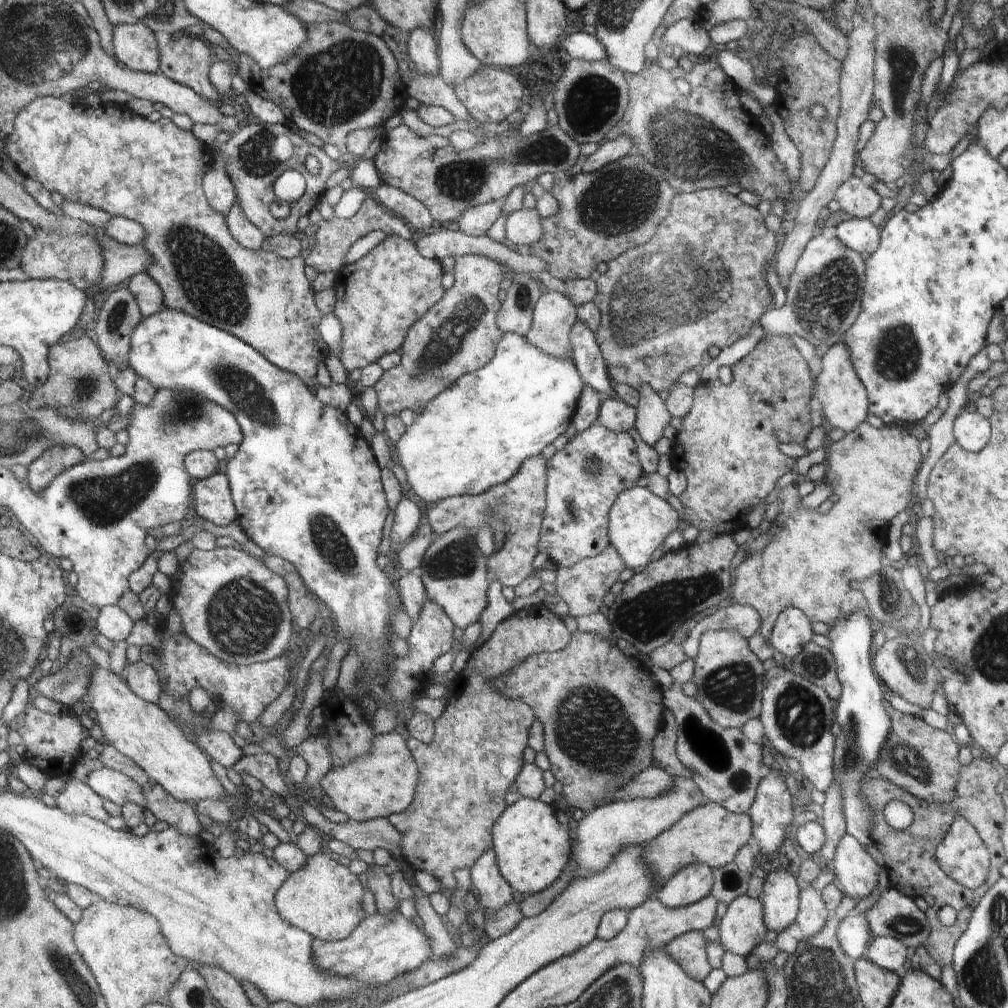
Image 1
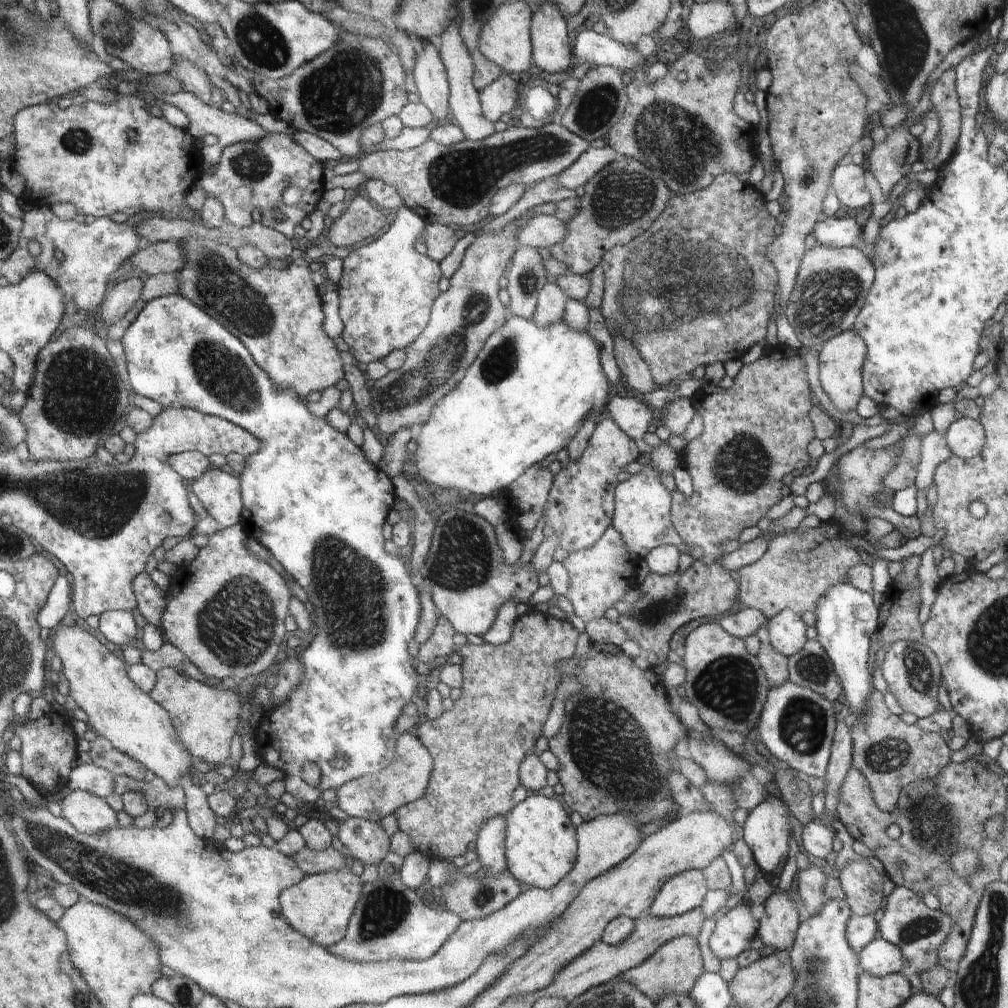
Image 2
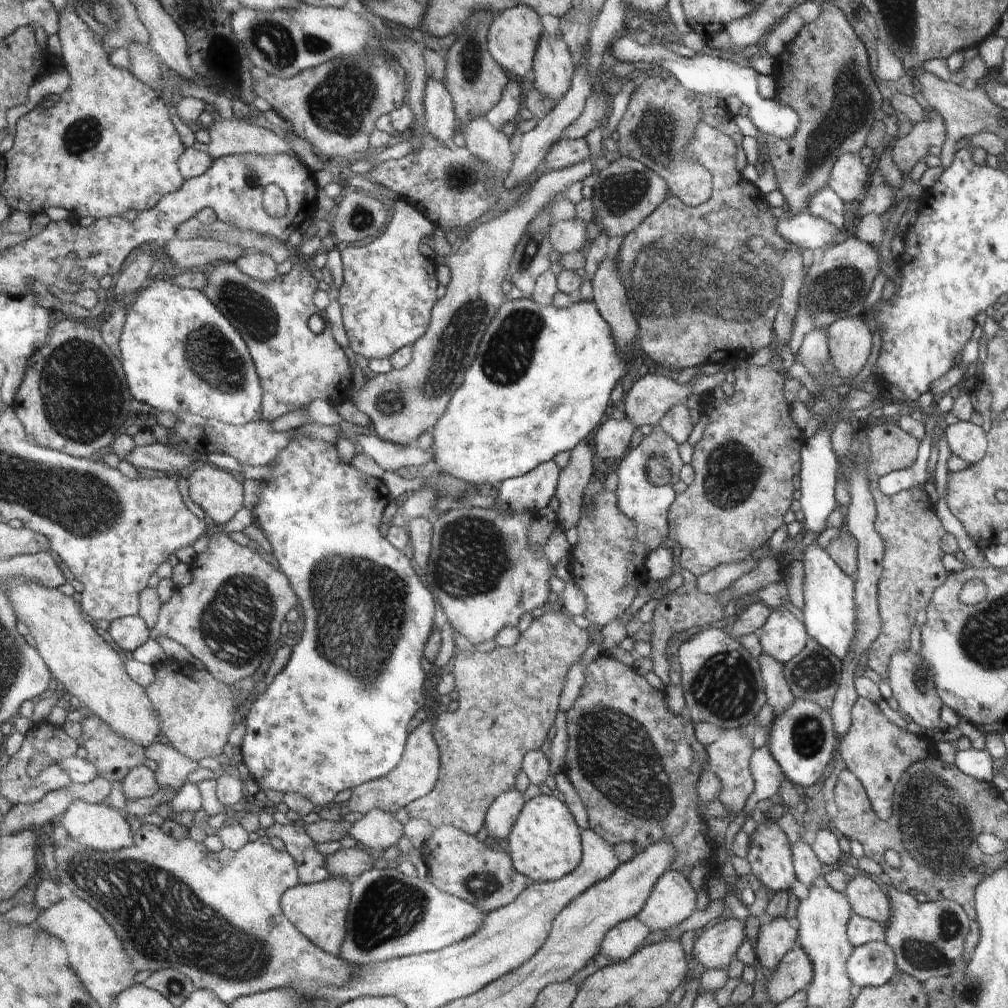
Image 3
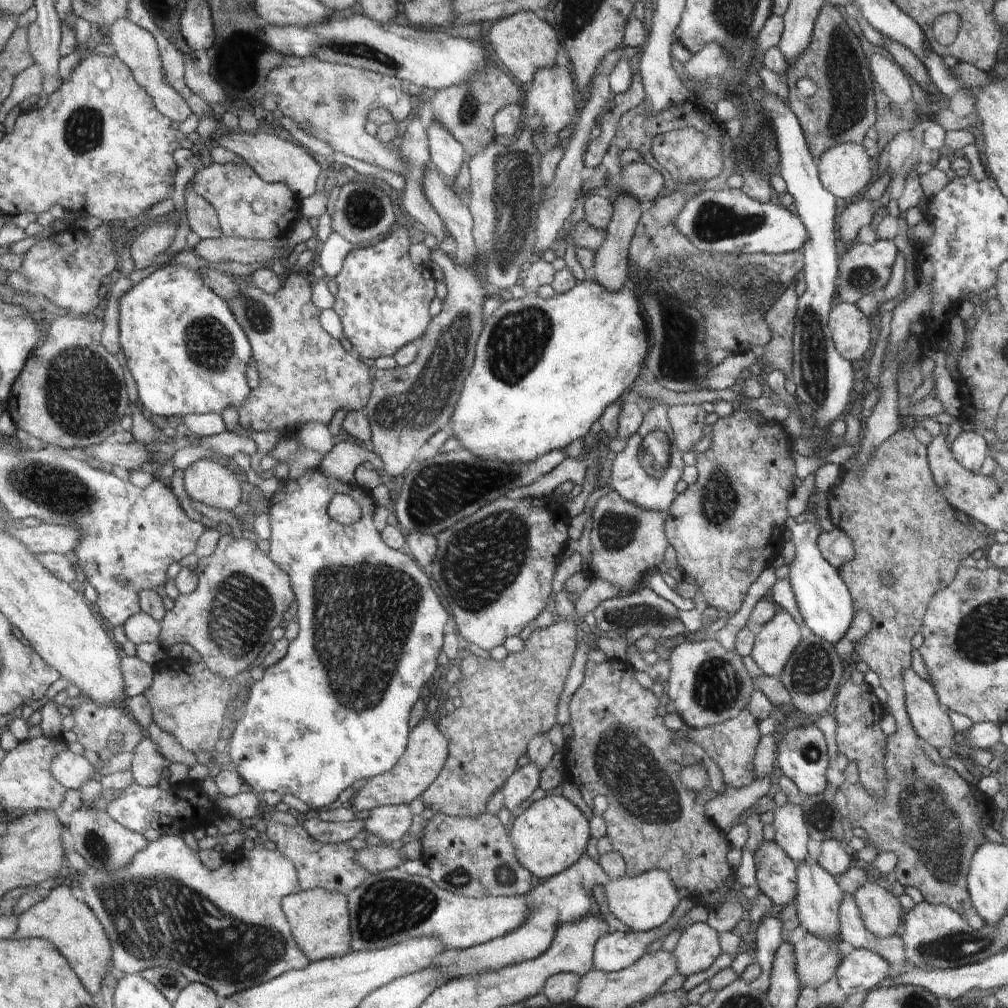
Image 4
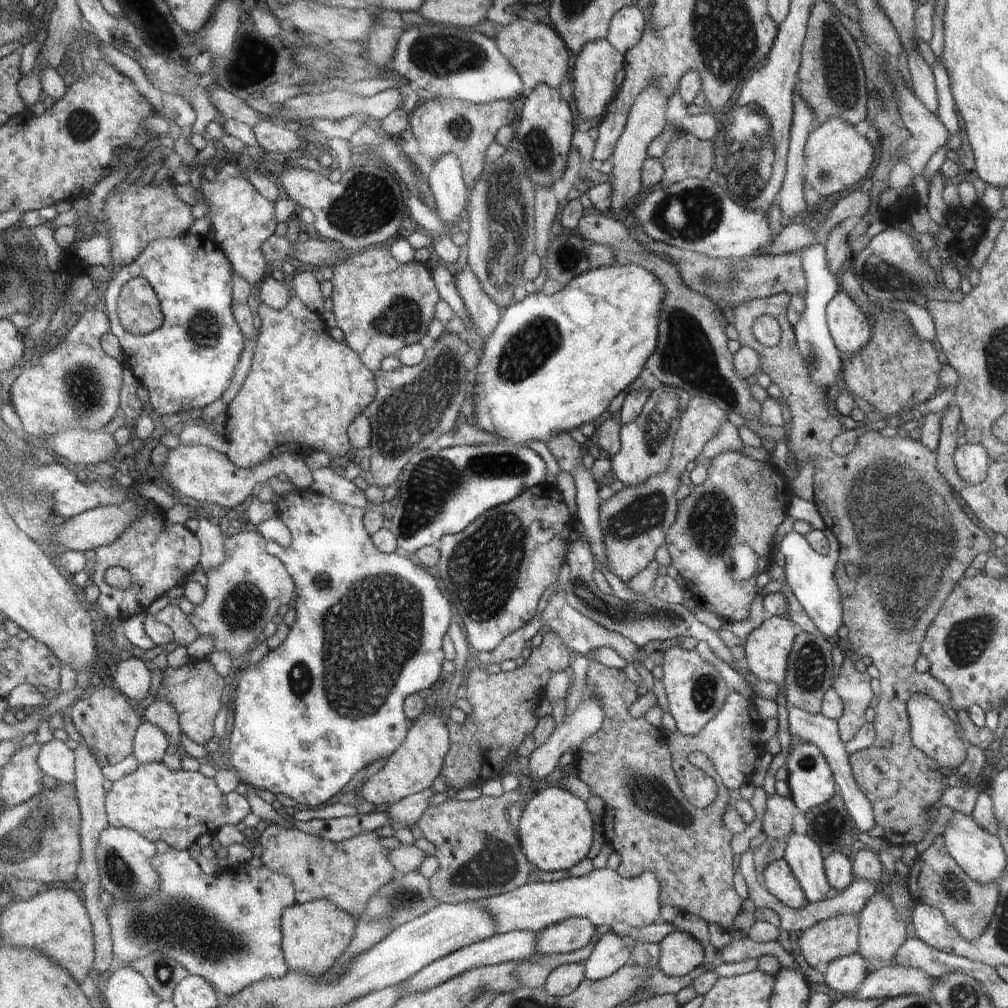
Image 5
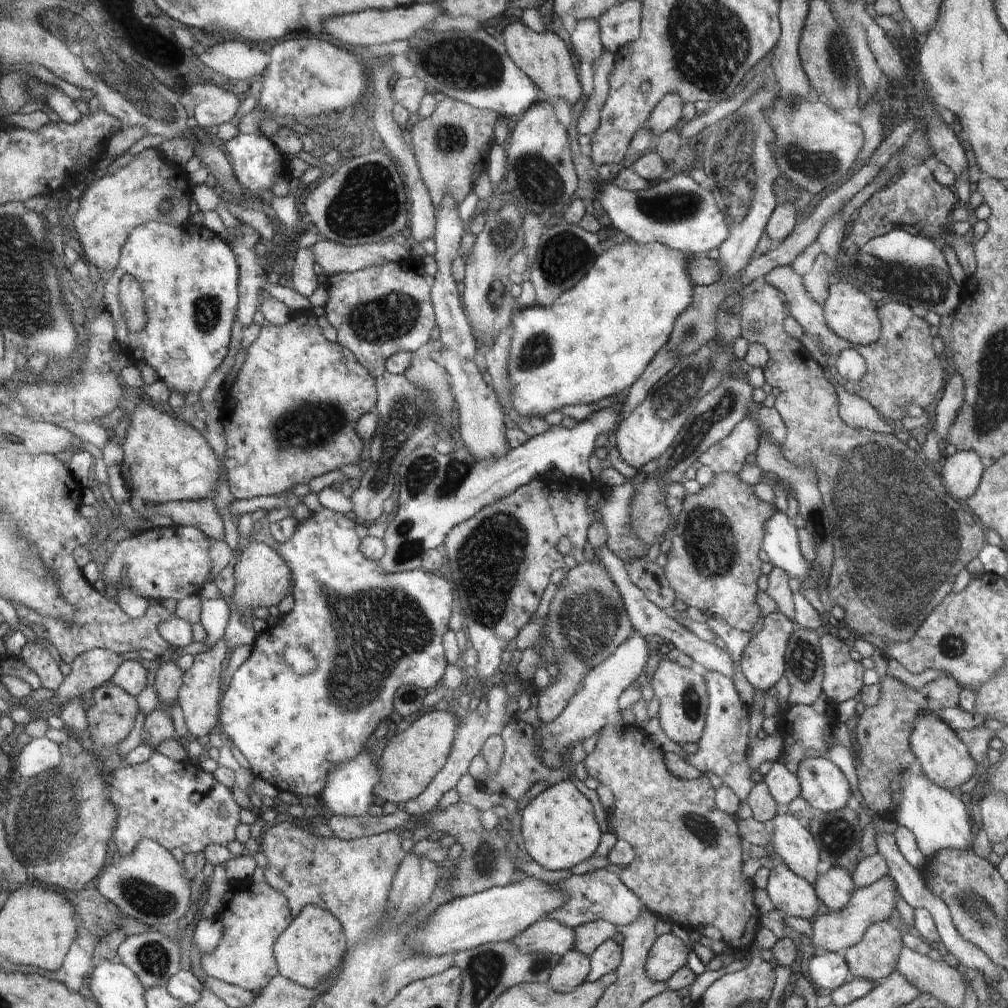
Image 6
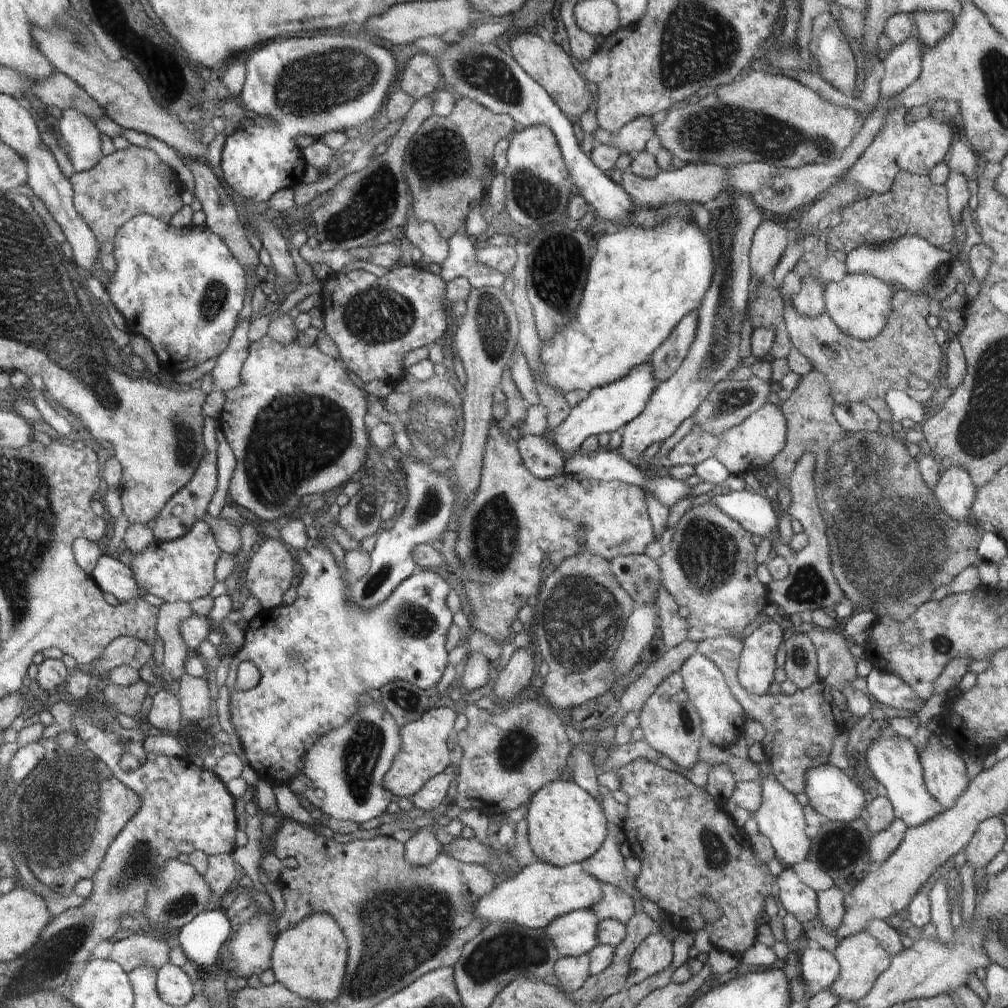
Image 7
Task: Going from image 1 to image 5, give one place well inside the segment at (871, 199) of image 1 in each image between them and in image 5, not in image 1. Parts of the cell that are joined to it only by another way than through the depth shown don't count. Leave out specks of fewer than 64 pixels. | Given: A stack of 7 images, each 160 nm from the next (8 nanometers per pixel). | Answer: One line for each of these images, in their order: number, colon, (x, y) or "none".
2: (847, 181)
3: (848, 176)
4: (844, 170)
5: (838, 158)

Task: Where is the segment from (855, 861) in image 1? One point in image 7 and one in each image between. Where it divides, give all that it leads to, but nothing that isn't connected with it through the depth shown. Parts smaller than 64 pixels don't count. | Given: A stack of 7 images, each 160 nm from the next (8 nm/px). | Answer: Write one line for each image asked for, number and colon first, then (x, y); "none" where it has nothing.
2: (862, 883)
3: (866, 898)
4: (881, 912)
5: (882, 931)
6: (876, 955)
7: (861, 958)

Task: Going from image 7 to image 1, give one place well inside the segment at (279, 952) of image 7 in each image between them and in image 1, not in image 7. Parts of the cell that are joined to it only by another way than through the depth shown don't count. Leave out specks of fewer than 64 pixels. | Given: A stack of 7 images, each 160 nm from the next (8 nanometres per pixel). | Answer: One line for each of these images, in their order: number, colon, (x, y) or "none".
1: (324, 898)
2: (319, 906)
3: (318, 910)
4: (320, 922)
5: (316, 934)
6: (309, 952)

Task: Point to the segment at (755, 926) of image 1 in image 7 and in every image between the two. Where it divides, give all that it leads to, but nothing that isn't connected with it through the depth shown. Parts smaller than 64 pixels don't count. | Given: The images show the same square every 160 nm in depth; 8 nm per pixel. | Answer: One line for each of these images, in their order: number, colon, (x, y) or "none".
2: (734, 932)
3: (715, 946)
4: (698, 946)
5: (680, 953)
6: (668, 954)
7: (654, 953)

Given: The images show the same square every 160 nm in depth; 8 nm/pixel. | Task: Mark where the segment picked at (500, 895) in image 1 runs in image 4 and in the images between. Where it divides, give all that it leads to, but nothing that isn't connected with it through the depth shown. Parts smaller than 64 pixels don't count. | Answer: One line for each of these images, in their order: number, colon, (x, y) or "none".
2: (490, 845)
3: (501, 817)
4: (522, 784)

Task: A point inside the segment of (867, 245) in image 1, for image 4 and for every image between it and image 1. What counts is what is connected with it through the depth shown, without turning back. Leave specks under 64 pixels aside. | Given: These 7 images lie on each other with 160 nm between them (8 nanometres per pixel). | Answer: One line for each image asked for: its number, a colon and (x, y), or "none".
2: (833, 232)
3: (804, 230)
4: (727, 221)

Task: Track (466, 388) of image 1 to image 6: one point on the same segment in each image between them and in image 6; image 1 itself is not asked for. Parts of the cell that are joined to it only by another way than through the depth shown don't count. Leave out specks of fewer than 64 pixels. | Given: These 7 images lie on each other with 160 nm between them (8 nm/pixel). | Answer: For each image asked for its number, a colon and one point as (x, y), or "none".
2: (531, 387)
3: (541, 382)
4: (545, 369)
5: (554, 362)
6: (600, 336)

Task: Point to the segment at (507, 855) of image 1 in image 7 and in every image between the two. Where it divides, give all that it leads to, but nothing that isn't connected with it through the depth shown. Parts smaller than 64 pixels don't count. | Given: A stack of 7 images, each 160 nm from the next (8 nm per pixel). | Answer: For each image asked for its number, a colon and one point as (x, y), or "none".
2: (540, 840)
3: (544, 845)
4: (550, 836)
5: (556, 829)
6: (559, 830)
7: (565, 823)

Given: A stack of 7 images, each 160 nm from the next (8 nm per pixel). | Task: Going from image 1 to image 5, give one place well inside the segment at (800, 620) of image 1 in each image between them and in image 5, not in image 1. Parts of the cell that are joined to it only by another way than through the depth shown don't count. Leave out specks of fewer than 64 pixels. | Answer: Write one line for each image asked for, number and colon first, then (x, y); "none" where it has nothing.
2: (787, 632)
3: (782, 636)
4: (774, 642)
5: (767, 648)

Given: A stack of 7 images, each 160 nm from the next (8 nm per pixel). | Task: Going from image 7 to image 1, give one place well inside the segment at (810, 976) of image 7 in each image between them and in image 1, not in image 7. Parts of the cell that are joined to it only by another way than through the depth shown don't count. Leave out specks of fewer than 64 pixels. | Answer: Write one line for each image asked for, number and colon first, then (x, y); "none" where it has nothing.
1: (889, 953)
2: (879, 957)
3: (872, 964)
4: (861, 971)
5: (845, 975)
6: (828, 970)

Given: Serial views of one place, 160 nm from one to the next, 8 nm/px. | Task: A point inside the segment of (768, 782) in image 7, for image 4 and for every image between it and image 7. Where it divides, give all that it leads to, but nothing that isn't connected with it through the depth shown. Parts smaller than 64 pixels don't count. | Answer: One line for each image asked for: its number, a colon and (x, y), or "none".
4: (818, 896)
5: (803, 856)
6: (792, 841)

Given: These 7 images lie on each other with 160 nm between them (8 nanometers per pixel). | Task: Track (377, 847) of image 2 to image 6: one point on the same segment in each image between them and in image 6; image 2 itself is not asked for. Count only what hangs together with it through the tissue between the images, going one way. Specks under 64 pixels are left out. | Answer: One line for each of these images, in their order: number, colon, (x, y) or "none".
3: (378, 830)
4: (388, 823)
5: (407, 812)
6: (476, 728)

